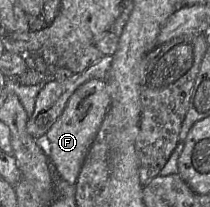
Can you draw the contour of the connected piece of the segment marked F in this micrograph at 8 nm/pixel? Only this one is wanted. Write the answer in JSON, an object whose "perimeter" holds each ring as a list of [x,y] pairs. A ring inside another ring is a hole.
{"perimeter":[[[91,79],[80,85],[68,100],[62,114],[44,136],[48,158],[60,178],[75,184],[88,150],[110,107],[105,80]]]}

